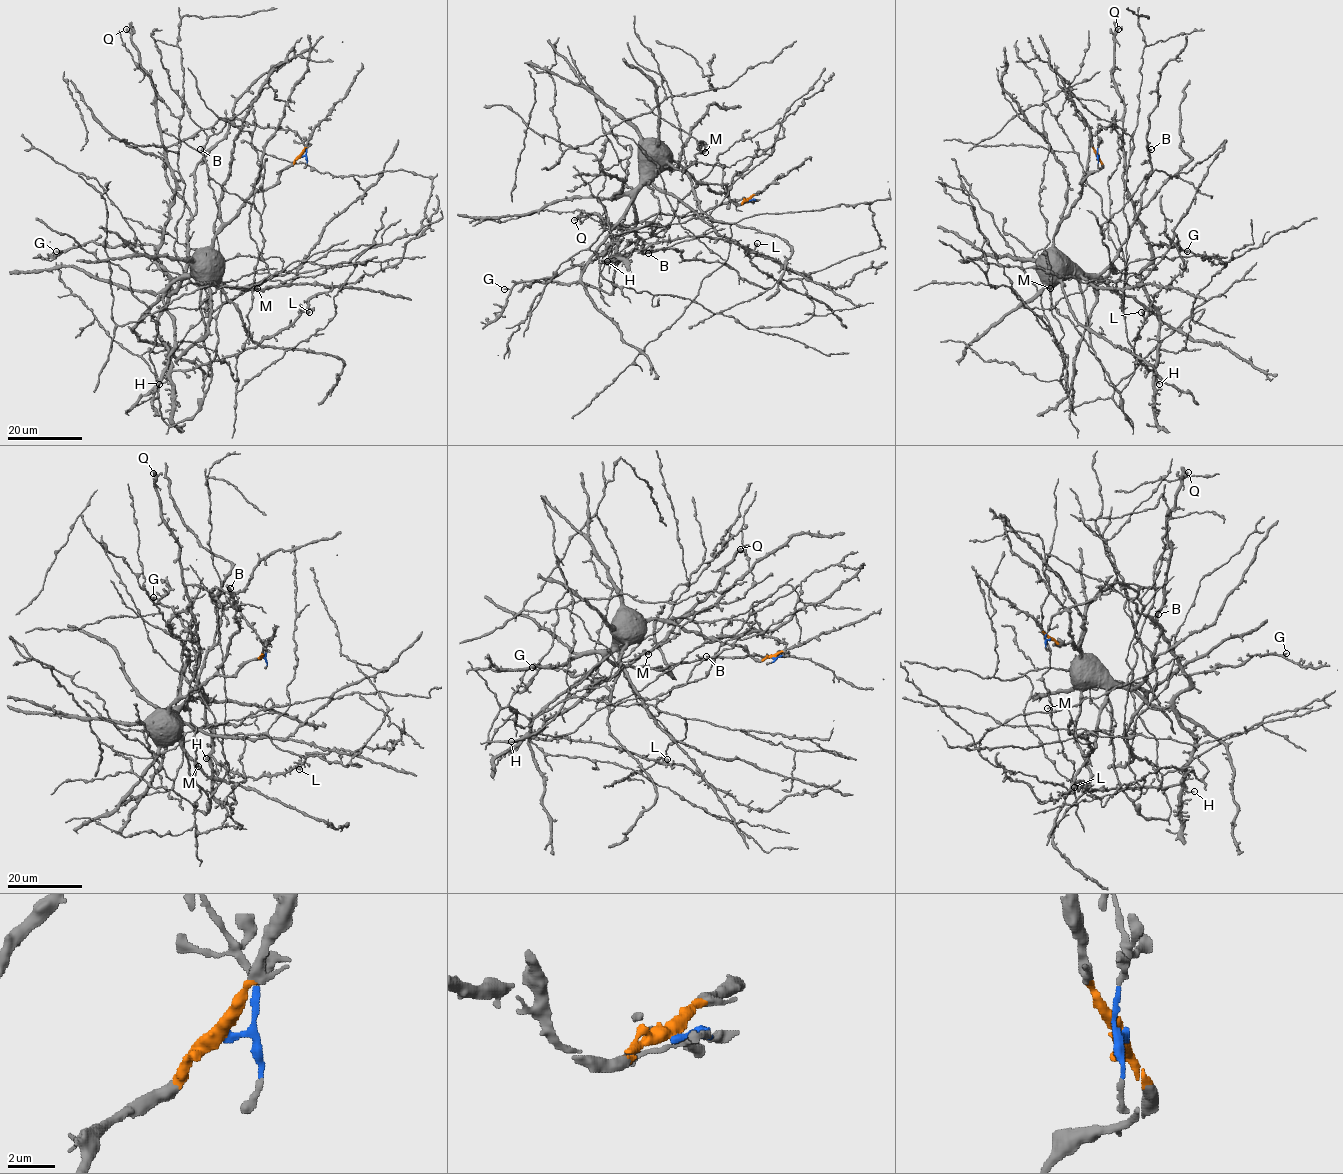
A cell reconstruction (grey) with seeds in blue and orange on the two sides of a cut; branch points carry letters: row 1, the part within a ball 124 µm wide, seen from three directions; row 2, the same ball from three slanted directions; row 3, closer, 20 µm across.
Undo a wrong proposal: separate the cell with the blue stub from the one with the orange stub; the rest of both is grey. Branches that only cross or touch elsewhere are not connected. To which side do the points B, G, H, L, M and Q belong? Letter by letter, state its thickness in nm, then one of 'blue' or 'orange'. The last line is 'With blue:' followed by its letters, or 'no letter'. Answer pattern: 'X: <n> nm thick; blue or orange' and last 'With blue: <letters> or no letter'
B: 240 nm thick; orange
G: 320 nm thick; blue
H: 140 nm thick; blue
L: 480 nm thick; blue
M: 130 nm thick; orange
Q: 320 nm thick; blue
With blue: G, H, L, Q

